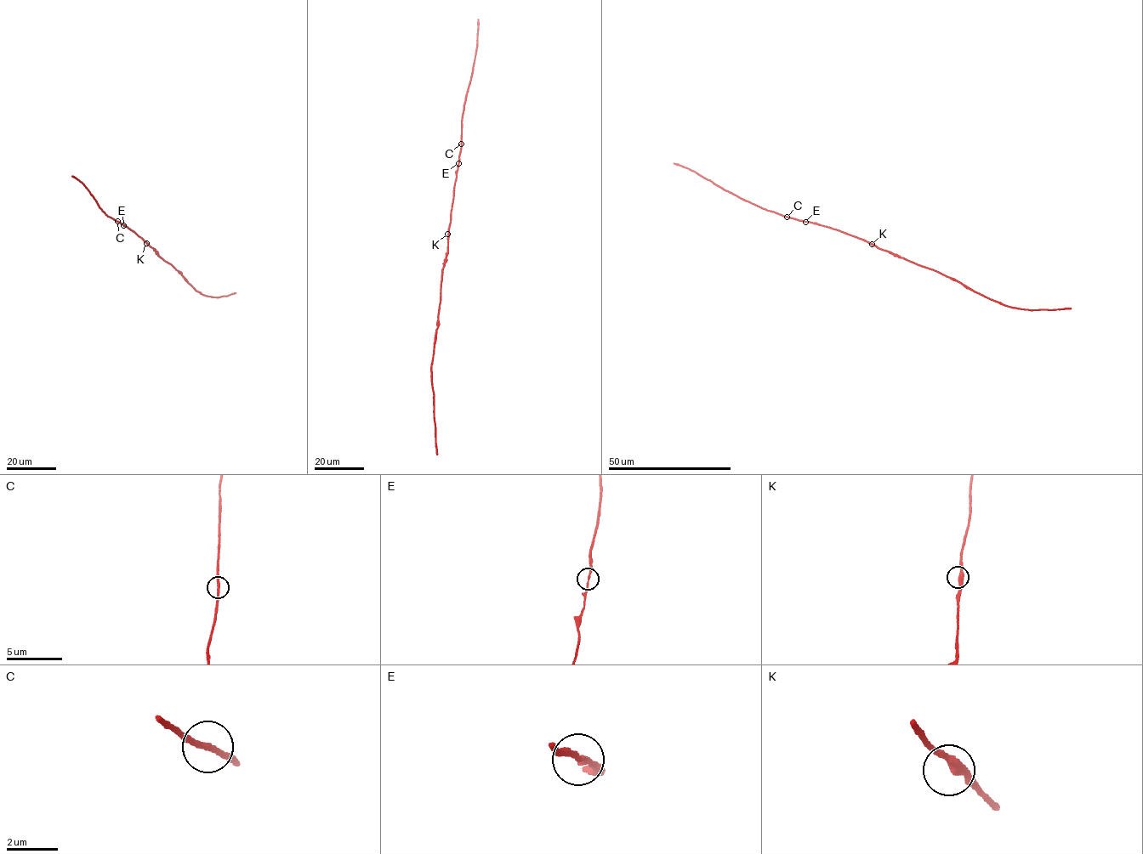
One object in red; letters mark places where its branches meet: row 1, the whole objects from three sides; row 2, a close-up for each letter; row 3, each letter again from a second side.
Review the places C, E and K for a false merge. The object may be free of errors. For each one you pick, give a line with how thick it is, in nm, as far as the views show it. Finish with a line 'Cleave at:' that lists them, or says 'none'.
Cleave at: none

